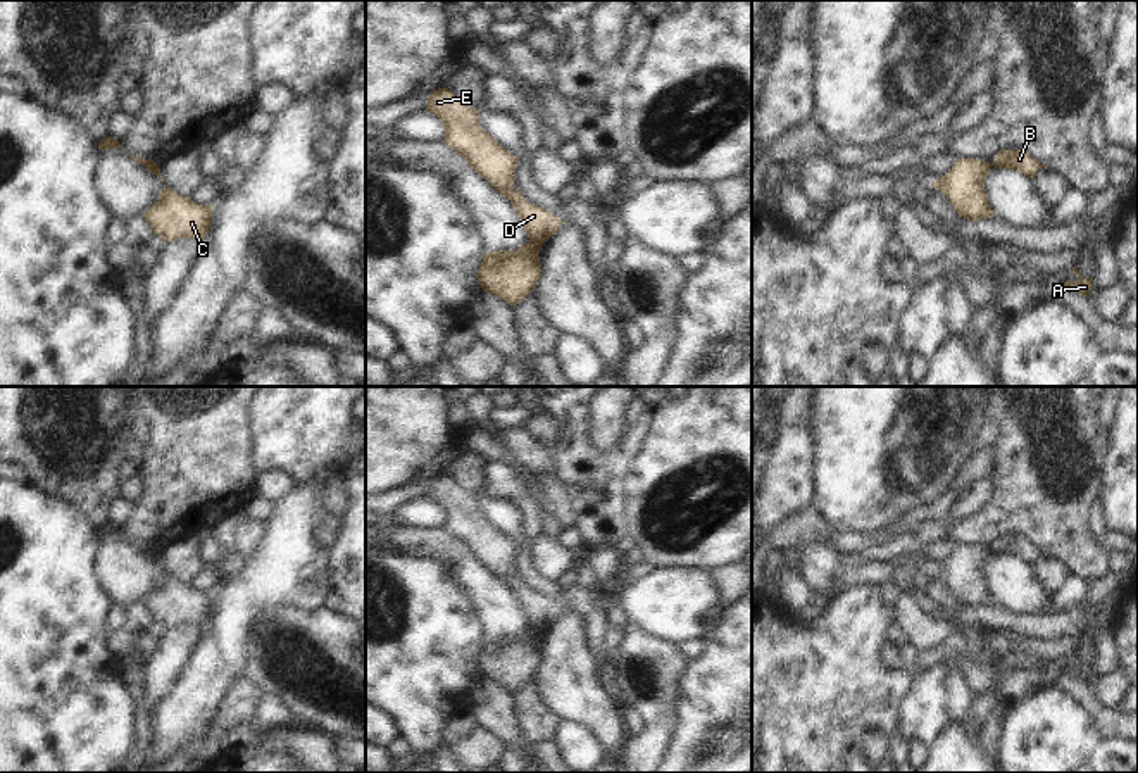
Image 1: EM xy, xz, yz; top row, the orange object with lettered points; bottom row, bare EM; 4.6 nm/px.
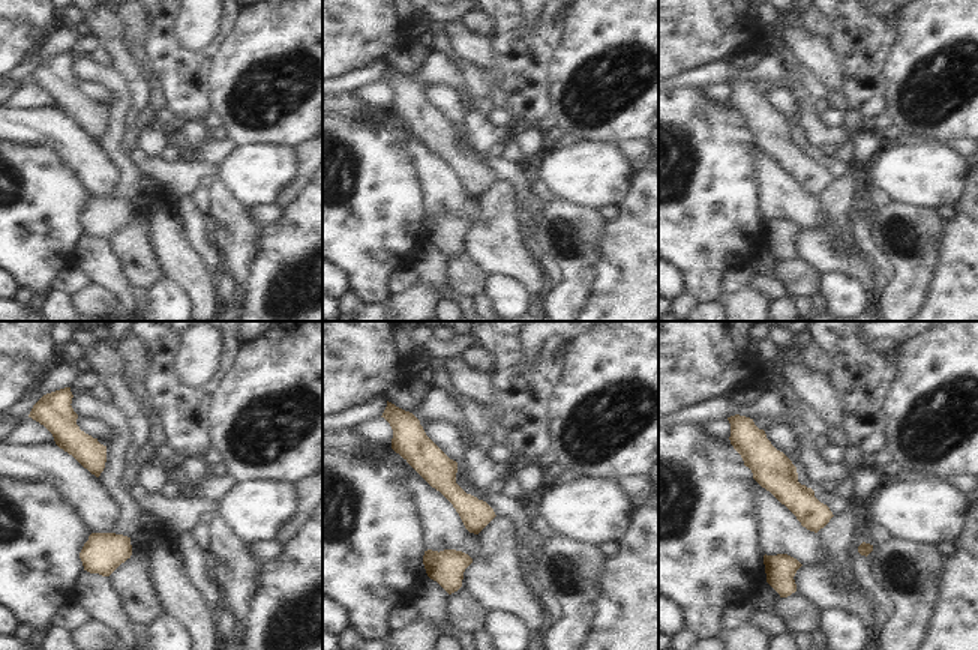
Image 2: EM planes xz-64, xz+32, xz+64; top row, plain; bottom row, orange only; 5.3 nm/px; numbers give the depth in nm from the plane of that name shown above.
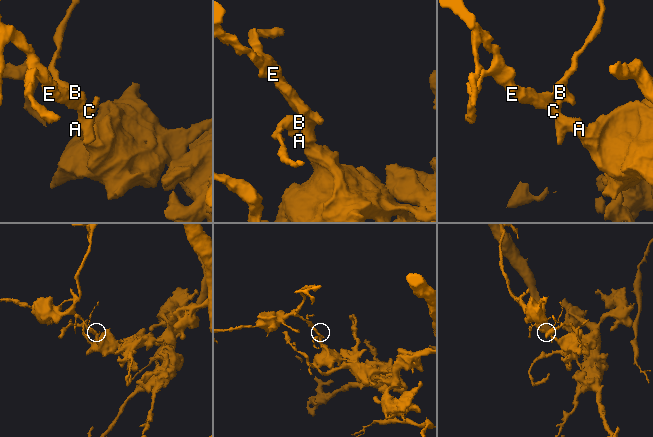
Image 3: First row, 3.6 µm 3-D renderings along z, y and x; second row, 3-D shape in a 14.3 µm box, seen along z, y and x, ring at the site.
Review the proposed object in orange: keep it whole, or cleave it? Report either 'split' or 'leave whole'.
split

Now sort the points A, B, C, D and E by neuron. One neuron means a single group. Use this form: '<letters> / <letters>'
A C D E / B

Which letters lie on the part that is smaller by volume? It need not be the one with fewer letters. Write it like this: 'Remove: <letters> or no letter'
Remove: B

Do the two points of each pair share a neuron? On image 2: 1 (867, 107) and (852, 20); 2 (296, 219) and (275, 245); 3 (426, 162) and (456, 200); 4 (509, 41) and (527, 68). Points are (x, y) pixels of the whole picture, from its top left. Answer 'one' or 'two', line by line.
1: one
2: one
3: one
4: one

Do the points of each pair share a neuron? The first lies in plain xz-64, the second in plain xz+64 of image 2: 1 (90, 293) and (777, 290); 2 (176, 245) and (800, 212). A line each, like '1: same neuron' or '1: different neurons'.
1: different neurons
2: different neurons

